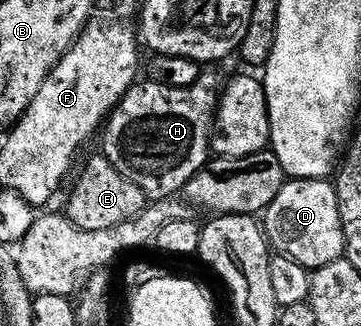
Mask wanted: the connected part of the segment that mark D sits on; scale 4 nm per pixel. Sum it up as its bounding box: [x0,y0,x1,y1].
[261,179,345,270]

